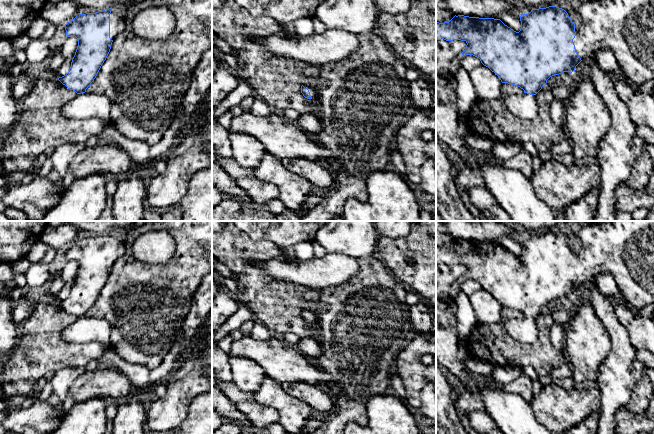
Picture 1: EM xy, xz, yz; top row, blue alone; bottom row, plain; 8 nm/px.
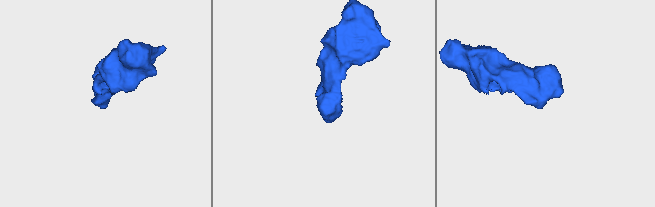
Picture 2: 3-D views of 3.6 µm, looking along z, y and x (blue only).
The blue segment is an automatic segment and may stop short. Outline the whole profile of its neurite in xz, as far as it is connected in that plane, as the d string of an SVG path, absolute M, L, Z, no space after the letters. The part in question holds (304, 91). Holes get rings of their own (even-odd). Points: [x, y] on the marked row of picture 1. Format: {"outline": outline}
{"outline": "M303 84L301 86L301 93L307 99L316 99L318 95L318 88L313 85Z"}

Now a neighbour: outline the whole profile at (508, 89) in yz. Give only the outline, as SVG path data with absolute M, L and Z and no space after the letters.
M503 83L502 88L503 88L502 97L504 97L504 98L506 98L512 94L521 95L524 93L524 90L521 89L520 87L517 87L515 85L511 85L508 83Z

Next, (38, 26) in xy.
M39 16L32 22L26 34L30 37L31 40L38 39L44 33L46 27L47 22Z

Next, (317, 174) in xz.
M302 158L284 159L281 162L287 170L308 180L316 187L331 188L335 182L330 170L321 163Z

